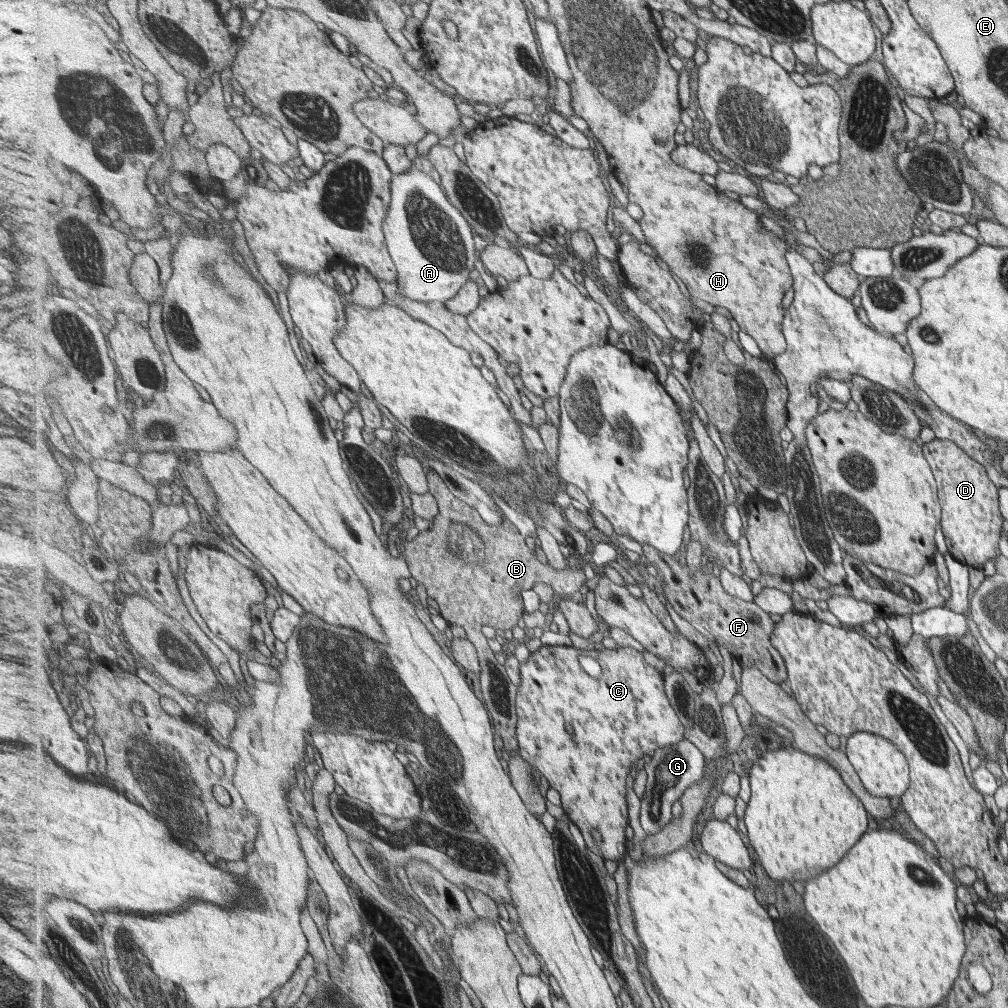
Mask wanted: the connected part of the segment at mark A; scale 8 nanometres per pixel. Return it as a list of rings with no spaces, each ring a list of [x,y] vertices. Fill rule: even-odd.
[[[415,166],[406,173],[394,174],[394,202],[390,205],[390,213],[386,217],[384,228],[386,240],[389,241],[390,252],[397,262],[400,291],[417,301],[442,301],[447,303],[470,282],[472,270],[481,264],[481,255],[476,247],[476,235],[465,213],[460,212],[449,198],[443,185],[424,170]]]

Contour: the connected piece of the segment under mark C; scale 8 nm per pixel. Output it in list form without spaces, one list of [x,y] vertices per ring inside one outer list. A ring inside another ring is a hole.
[[[544,645],[533,652],[529,660],[522,665],[522,686],[519,688],[518,712],[518,738],[526,759],[528,759],[532,765],[539,768],[550,782],[550,786],[560,792],[565,813],[571,818],[573,826],[579,828],[583,832],[587,846],[603,860],[624,861],[626,858],[626,851],[628,852],[630,850],[628,846],[628,832],[626,832],[626,828],[630,825],[630,812],[628,812],[628,774],[632,772],[634,765],[637,765],[636,762],[638,762],[638,759],[644,759],[644,756],[651,756],[652,758],[658,749],[678,744],[680,741],[687,738],[687,727],[683,723],[678,712],[676,712],[674,704],[672,704],[672,700],[670,700],[670,696],[668,696],[668,692],[666,692],[666,678],[664,672],[662,673],[660,670],[654,668],[654,666],[648,664],[648,660],[644,658],[643,652],[632,647],[617,646],[616,648],[610,649],[604,648],[603,650],[594,649],[580,651],[574,646]],[[580,652],[588,654],[599,662],[603,669],[603,674],[600,678],[590,676],[588,670],[579,665],[578,655]],[[570,724],[574,728],[574,735],[568,730]],[[594,830],[603,835],[603,840],[601,842],[598,842],[598,840],[594,838]]]

